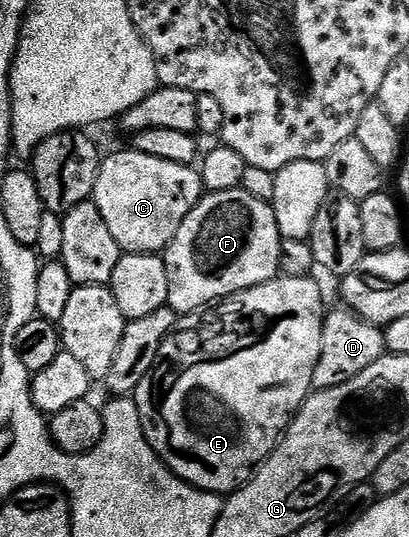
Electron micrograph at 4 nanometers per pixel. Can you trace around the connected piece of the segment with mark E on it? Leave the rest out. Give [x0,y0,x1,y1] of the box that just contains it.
[133,275,325,494]

